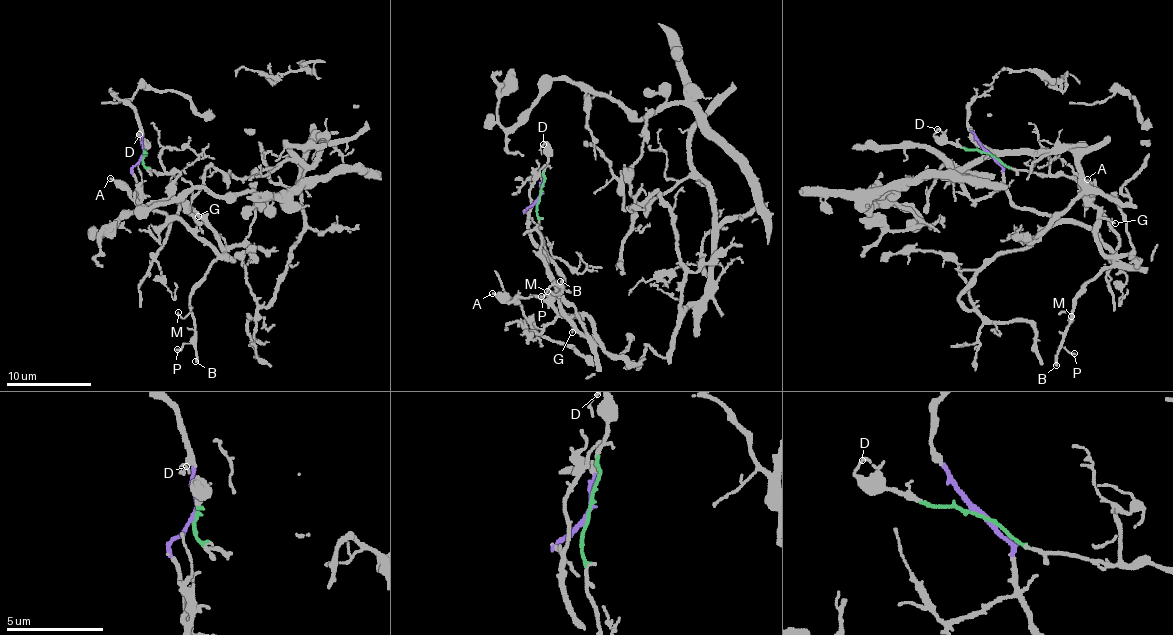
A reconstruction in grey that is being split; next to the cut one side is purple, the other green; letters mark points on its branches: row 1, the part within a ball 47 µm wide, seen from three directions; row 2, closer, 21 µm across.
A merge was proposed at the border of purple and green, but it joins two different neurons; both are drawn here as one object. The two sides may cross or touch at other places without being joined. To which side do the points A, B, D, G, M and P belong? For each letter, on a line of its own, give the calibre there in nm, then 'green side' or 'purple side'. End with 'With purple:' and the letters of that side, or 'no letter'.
A: 240 nm thick; green side
B: 200 nm thick; purple side
D: 110 nm thick; green side
G: 100 nm thick; green side
M: 140 nm thick; purple side
P: 140 nm thick; purple side
With purple: B, M, P

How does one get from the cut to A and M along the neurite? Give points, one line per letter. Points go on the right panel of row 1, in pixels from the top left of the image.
A: (988, 153), (1009, 168), (1070, 176), (1077, 182), (1087, 208), (1093, 194), (1086, 178)
M: (988, 153), (1002, 167), (1004, 188), (1014, 203), (1087, 225), (1114, 256), (1075, 300), (1070, 316)

